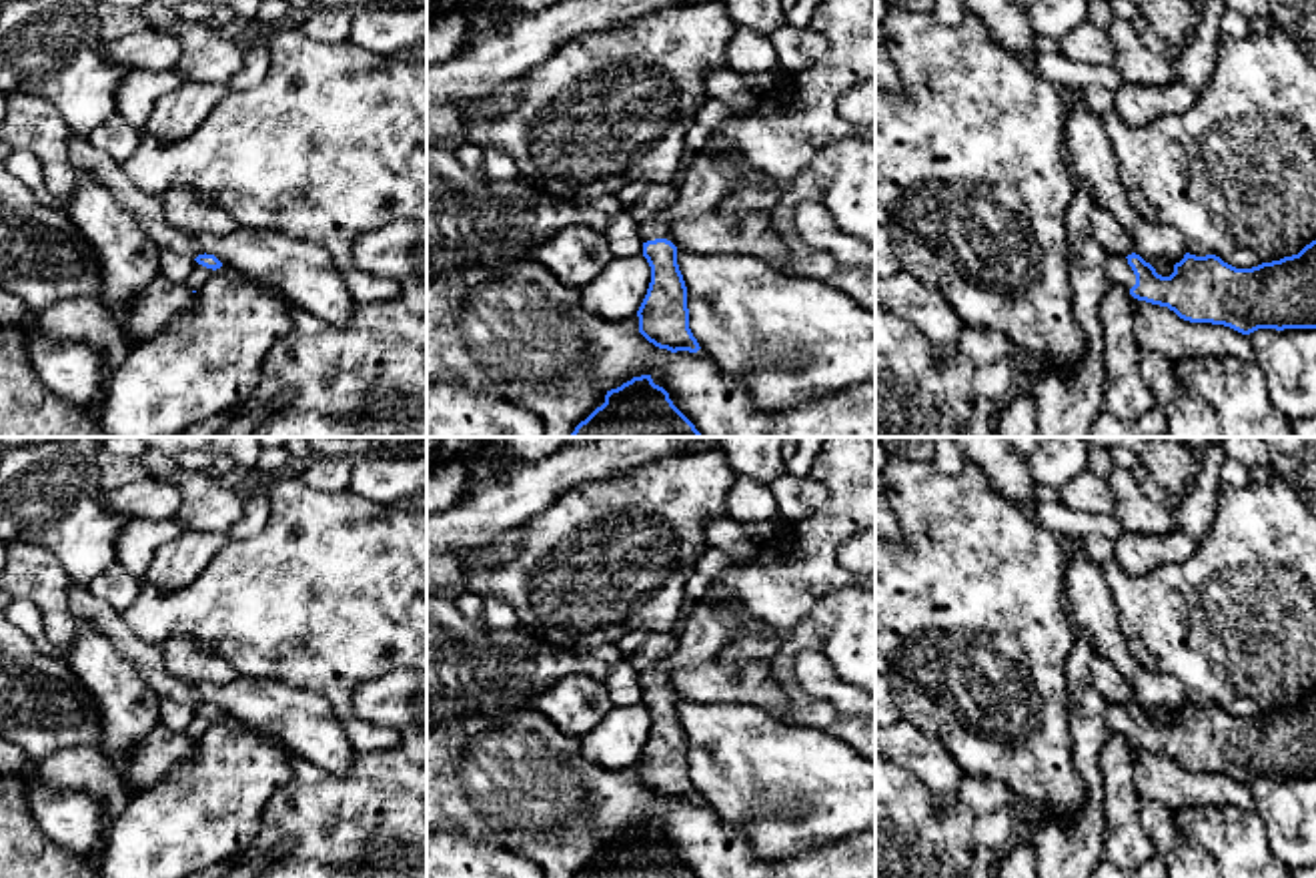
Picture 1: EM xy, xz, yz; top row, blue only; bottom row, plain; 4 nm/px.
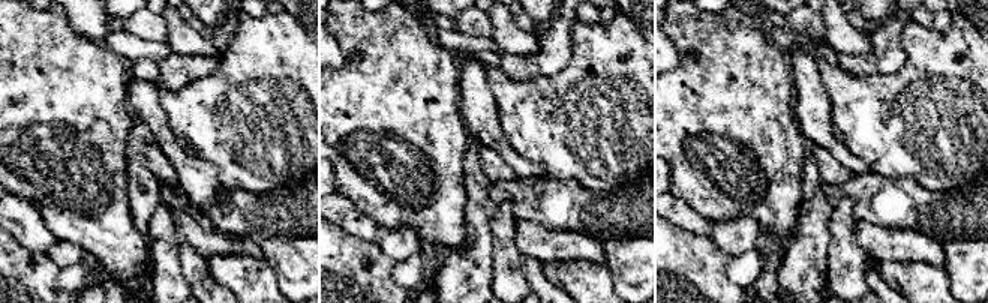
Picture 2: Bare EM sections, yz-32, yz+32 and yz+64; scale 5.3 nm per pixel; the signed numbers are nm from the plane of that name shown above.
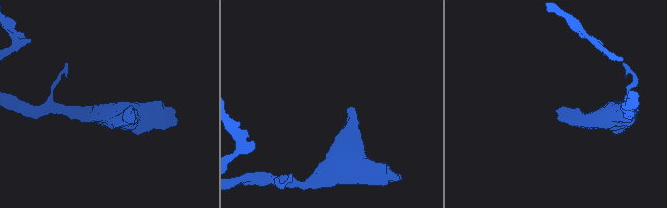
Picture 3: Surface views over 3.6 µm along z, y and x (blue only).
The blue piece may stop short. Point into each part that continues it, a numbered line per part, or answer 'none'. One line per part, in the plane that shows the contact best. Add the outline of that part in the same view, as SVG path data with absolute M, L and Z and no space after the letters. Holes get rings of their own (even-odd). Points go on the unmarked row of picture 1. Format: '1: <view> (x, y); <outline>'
1: yz (1118, 720); M1110 704L1106 714L1106 724L1112 734L1124 734L1128 738L1136 734L1136 724L1132 716L1128 714L1126 706Z

